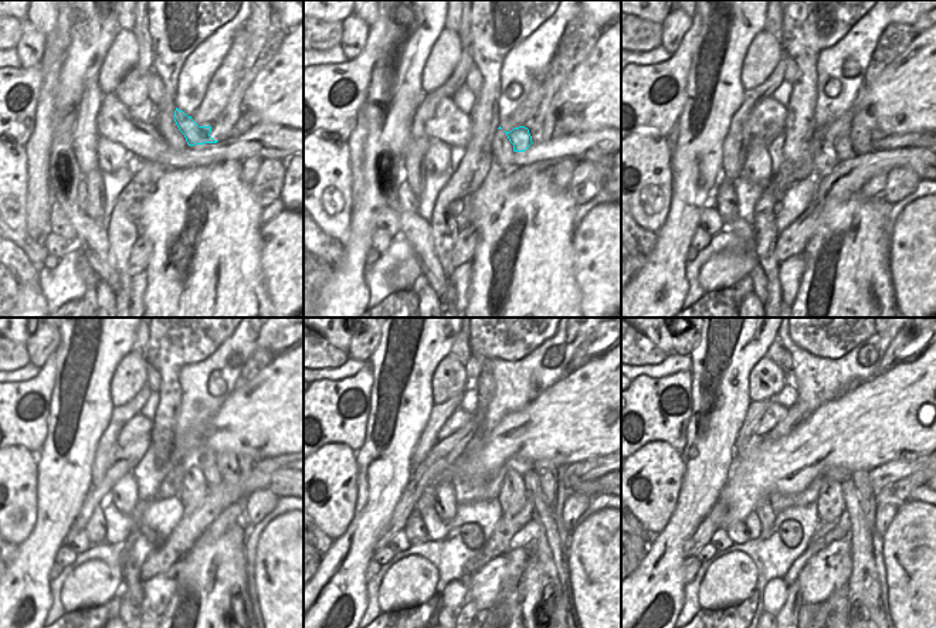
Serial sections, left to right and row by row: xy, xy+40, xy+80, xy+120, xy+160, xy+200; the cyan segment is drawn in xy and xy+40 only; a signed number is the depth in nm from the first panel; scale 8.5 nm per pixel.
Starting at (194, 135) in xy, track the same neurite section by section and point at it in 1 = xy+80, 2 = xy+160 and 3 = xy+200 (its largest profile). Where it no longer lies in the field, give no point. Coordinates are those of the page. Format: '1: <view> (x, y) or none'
1: xy+80 (843, 146)
2: xy+160 (548, 549)
3: xy+200 (864, 593)

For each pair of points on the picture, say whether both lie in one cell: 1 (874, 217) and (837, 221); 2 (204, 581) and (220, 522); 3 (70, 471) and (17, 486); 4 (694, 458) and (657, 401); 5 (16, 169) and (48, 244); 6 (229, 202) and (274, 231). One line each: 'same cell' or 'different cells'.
1: same cell
2: different cells
3: different cells
4: different cells
5: different cells
6: different cells

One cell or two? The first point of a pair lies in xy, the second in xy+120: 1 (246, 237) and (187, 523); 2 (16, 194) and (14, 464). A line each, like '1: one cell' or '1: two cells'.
1: two cells
2: one cell

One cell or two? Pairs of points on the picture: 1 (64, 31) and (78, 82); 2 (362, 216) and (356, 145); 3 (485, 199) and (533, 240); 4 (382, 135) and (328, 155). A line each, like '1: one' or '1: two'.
1: two
2: two
3: one
4: two

